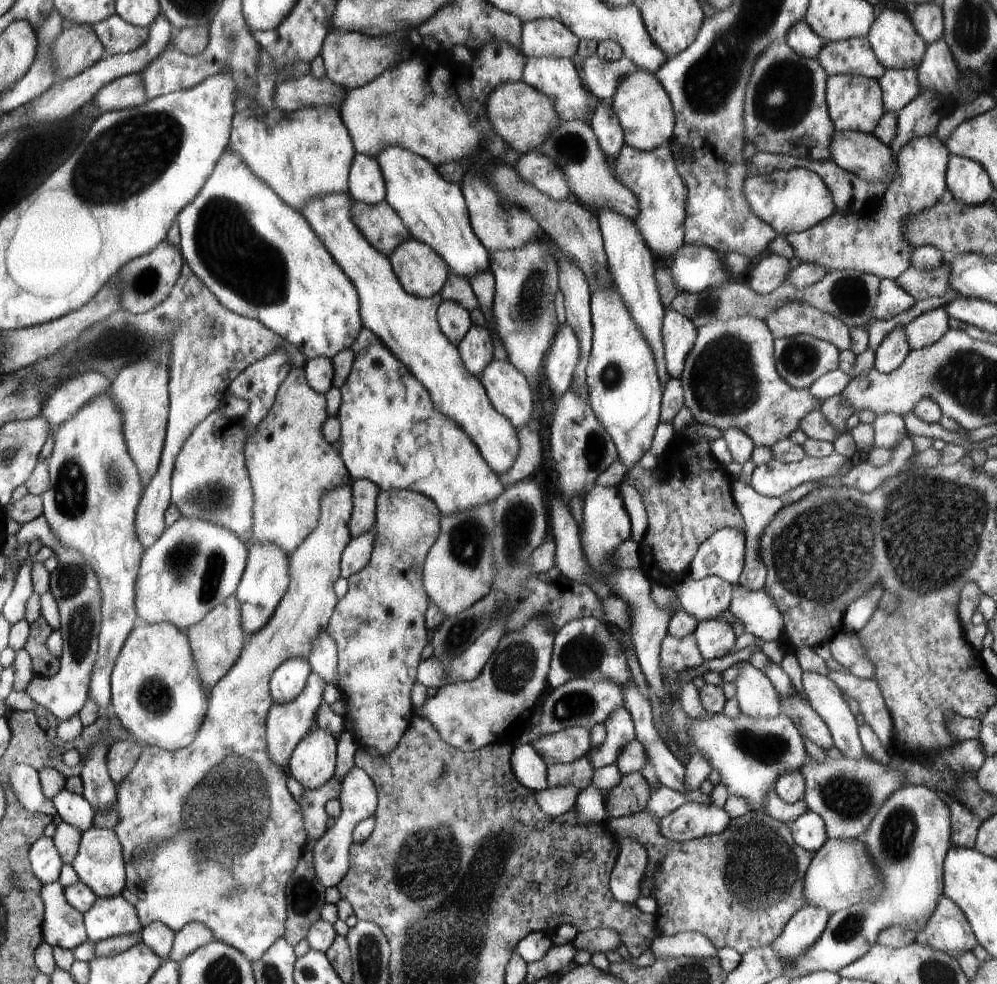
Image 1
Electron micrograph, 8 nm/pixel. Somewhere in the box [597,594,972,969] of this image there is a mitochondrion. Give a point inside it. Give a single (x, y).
(761, 866)

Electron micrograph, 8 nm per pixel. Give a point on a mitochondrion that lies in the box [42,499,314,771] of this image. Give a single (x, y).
(72, 583)

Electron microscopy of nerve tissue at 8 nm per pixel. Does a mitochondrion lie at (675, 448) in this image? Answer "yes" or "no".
no

